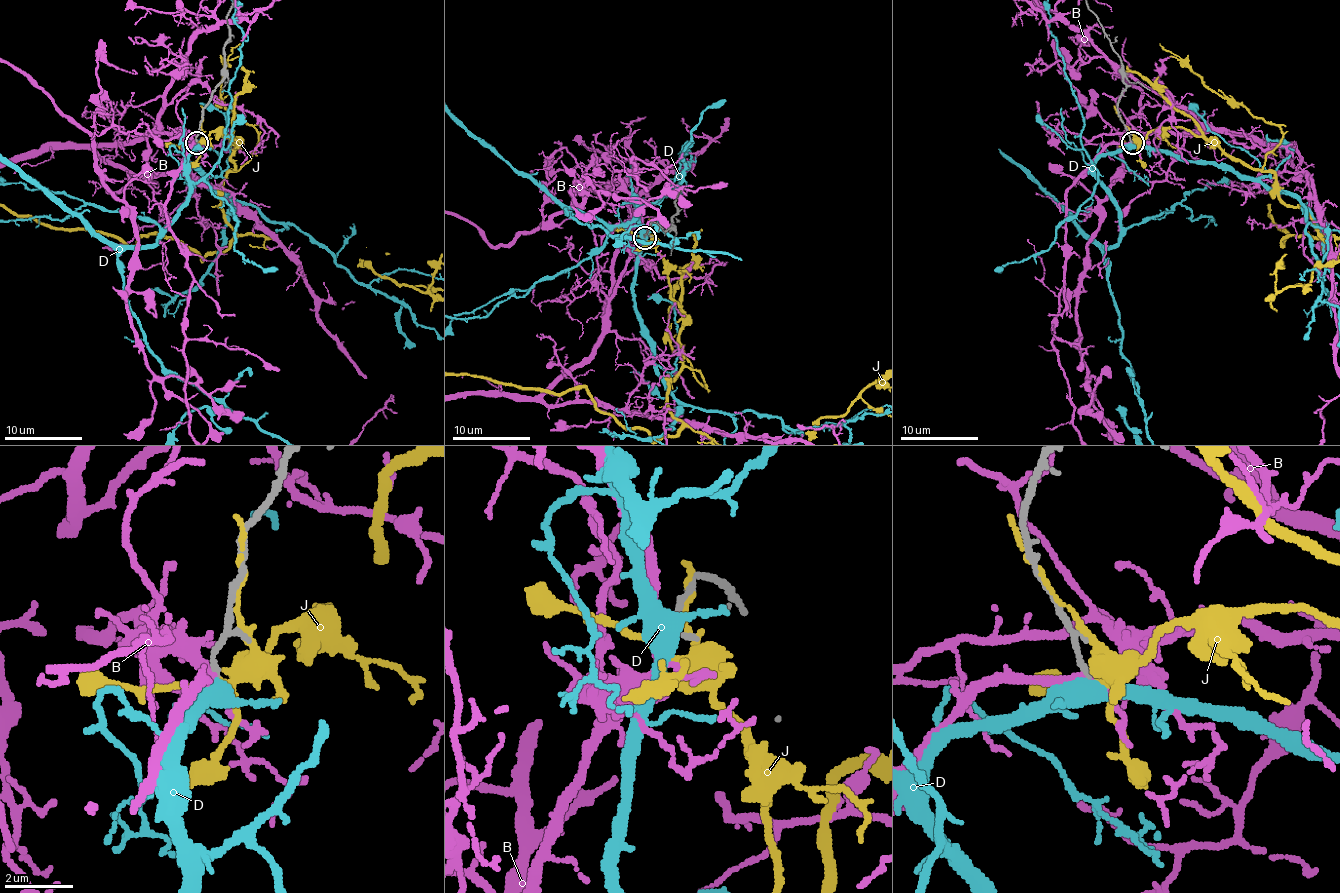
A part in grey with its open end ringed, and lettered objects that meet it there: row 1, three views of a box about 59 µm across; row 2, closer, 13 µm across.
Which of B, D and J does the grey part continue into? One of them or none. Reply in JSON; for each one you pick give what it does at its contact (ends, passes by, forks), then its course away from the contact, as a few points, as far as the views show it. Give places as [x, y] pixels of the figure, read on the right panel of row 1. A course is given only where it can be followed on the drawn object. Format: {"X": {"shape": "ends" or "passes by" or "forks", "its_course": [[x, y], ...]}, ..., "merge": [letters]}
{"D": {"shape": "forks"}, "merge": ["D"]}

